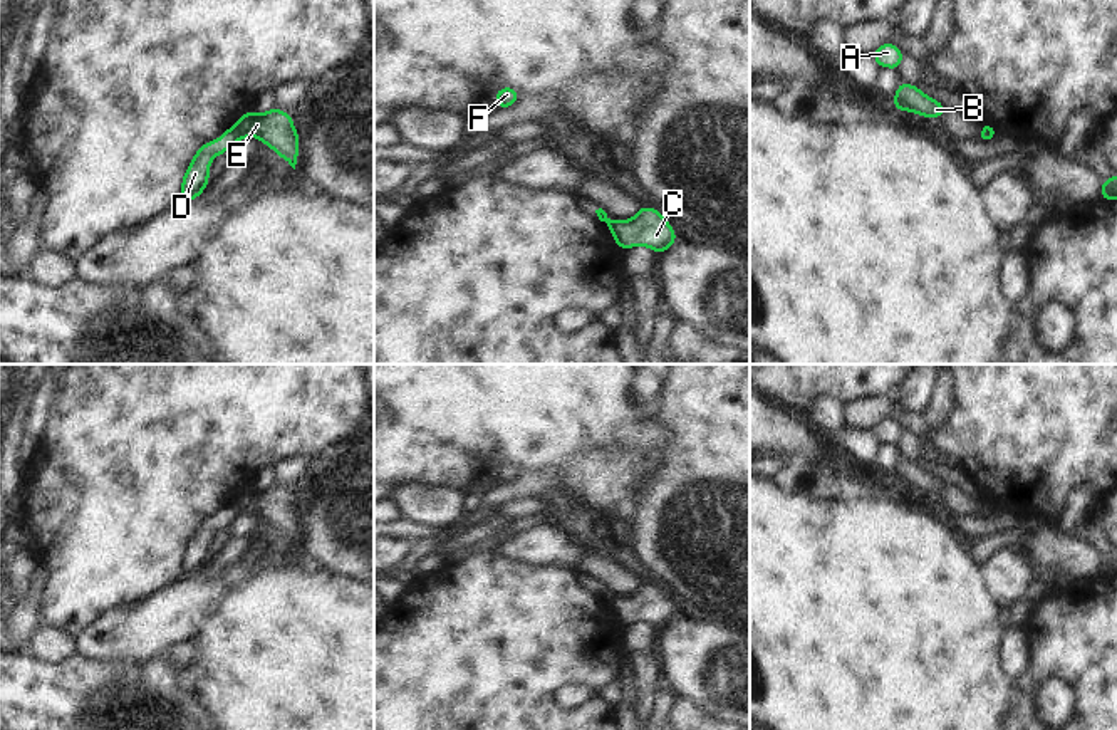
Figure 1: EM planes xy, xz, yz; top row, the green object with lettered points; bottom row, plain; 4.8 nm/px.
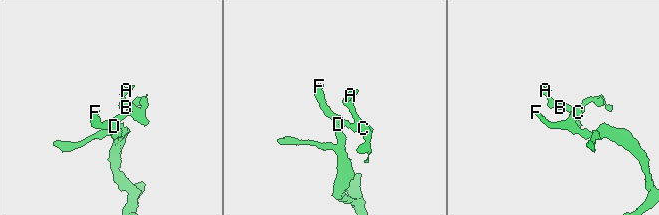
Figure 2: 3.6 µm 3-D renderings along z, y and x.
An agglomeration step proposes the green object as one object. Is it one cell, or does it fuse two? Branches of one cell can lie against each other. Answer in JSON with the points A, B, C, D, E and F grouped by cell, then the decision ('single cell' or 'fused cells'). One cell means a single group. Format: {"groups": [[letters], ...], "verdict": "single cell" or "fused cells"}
{"groups": [["A", "B", "C", "E"], ["D", "F"]], "verdict": "fused cells"}

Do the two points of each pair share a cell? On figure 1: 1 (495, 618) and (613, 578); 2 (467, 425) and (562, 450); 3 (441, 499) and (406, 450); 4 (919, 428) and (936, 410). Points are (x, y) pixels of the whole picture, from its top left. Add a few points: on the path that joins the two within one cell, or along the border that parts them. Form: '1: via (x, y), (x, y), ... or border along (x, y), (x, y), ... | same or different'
1: border along (582, 578), (594, 586) | different
2: via (490, 425), (539, 427) | same
3: border along (460, 489), (403, 484), (394, 492) | different
4: border along (923, 415), (928, 423) | different

